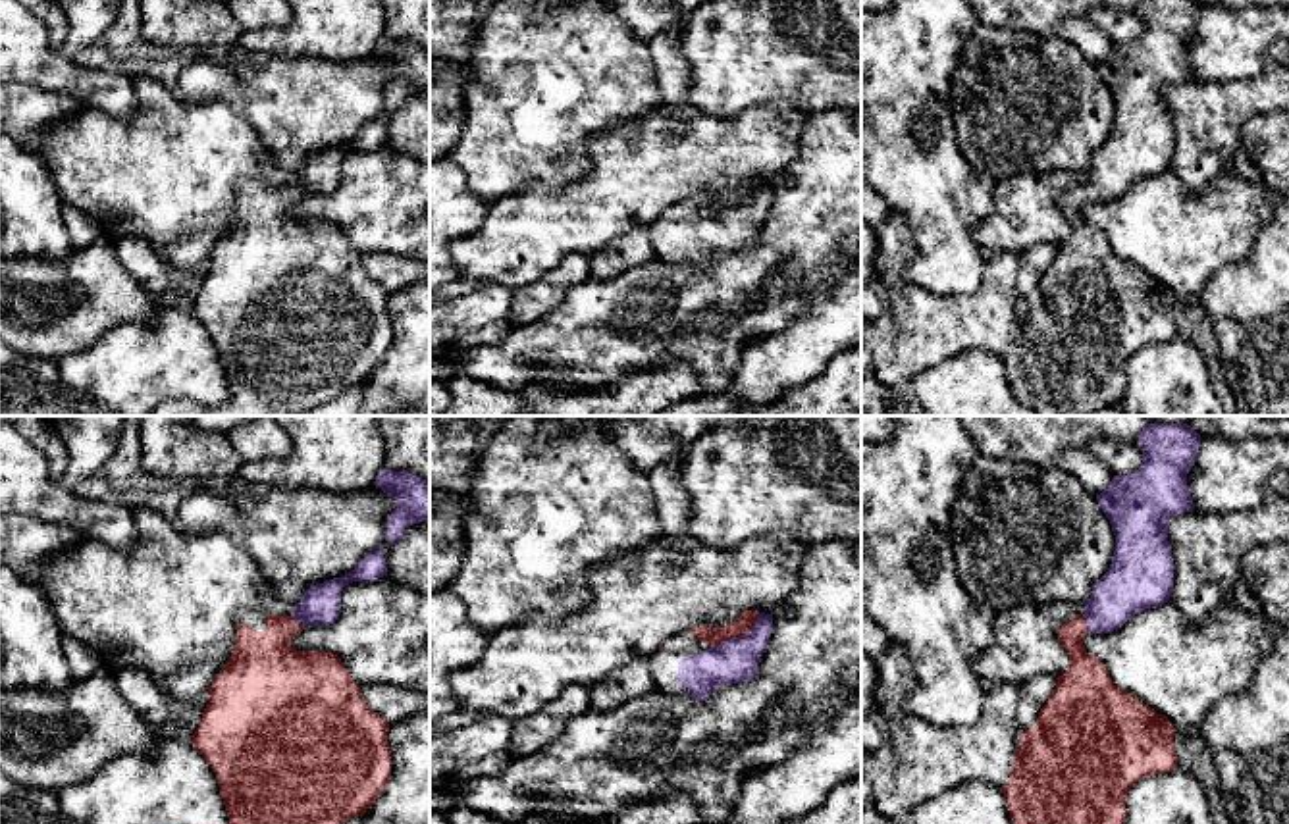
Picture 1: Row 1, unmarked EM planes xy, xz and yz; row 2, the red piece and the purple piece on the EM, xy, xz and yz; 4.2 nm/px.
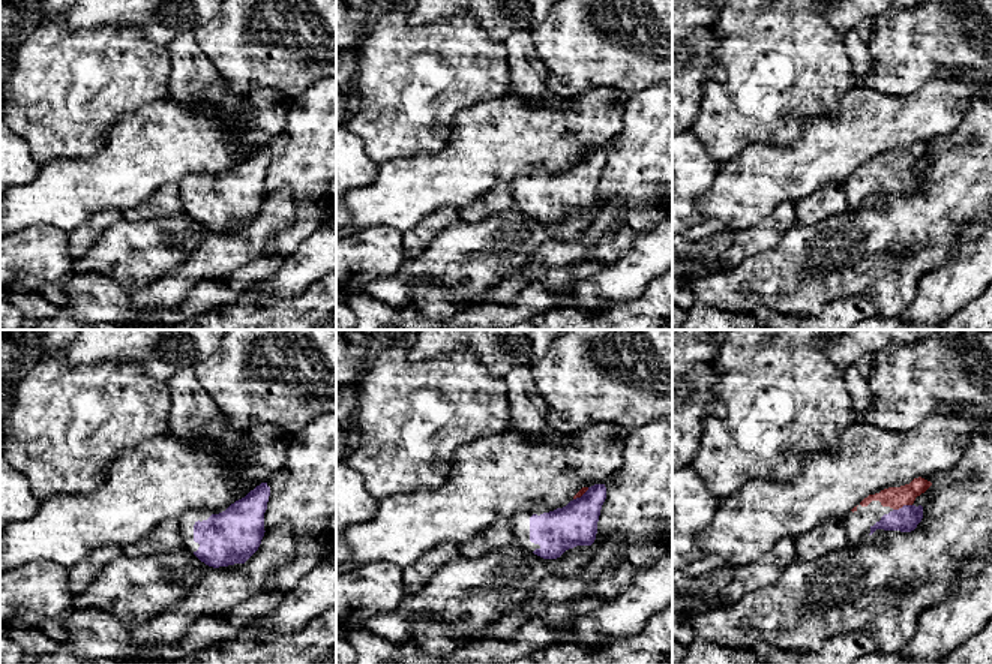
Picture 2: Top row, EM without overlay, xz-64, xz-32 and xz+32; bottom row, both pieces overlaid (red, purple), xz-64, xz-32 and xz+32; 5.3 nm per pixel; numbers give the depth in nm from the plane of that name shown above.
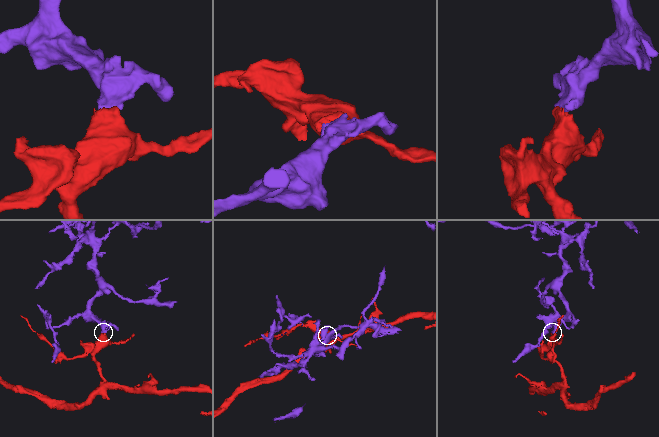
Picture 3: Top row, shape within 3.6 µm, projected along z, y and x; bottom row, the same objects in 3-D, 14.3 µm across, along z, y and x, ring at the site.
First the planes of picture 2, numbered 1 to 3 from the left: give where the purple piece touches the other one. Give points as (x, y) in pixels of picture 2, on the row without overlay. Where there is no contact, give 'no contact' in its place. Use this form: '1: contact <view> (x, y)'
1: no contact
2: contact xz-32 (581, 159)
3: contact xz+32 (902, 170)

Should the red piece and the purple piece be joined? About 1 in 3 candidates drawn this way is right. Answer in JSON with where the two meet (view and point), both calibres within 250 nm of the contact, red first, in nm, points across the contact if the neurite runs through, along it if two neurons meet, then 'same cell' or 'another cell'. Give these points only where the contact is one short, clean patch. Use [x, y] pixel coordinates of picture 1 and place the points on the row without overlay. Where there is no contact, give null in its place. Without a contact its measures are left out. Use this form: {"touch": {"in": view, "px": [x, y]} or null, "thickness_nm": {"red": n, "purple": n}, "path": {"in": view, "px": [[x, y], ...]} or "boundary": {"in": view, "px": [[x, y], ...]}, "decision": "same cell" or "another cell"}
{"touch": {"in": "xz", "px": [736, 205]}, "thickness_nm": {"red": 80, "purple": 190}, "path": {"in": "xz", "px": [[715, 205], [736, 205], [735, 230]]}, "decision": "same cell"}

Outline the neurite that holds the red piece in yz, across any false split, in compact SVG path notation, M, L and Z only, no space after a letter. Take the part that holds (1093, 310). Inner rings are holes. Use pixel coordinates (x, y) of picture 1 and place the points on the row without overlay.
M1141 0L1137 12L1143 17L1143 35L1133 42L1114 44L1096 64L1116 104L1112 133L1092 154L1085 181L1058 198L1069 235L1056 246L1056 258L1037 291L1021 300L1010 350L1002 358L1013 395L1037 416L1087 416L1118 404L1125 393L1129 358L1144 345L1177 337L1173 293L1119 258L1104 231L1083 214L1087 202L1119 198L1135 183L1168 171L1173 160L1168 89L1195 77L1187 42L1195 35L1200 4L1197 0Z

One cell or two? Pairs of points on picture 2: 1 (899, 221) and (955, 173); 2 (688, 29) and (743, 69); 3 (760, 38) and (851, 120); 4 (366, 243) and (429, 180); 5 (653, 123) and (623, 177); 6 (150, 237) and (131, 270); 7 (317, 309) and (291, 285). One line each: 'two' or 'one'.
1: one
2: two
3: two
4: two
5: one
6: one
7: two

